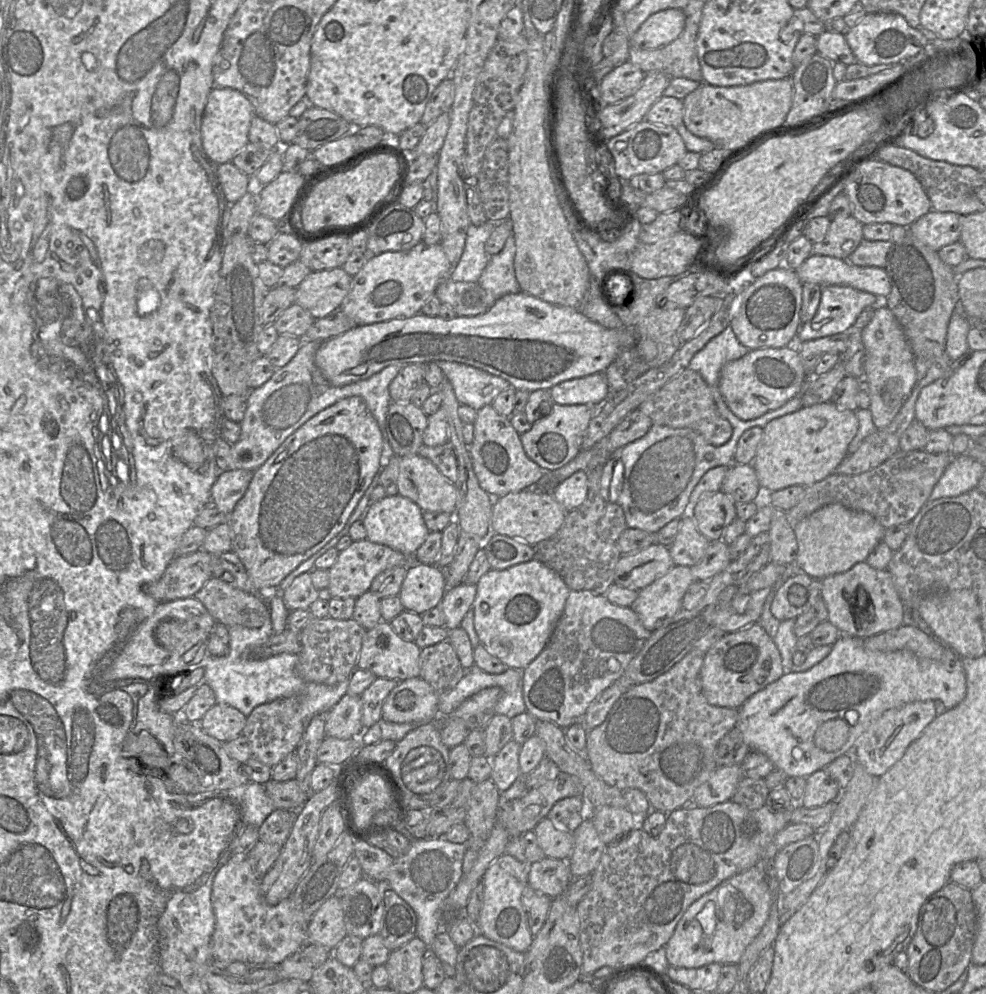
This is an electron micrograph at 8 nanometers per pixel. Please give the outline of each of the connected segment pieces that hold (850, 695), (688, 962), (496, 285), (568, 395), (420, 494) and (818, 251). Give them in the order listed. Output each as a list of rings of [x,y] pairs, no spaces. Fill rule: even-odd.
[[[841,635],[832,645],[831,652],[819,663],[804,672],[785,673],[776,681],[750,696],[739,708],[736,727],[751,751],[766,755],[775,769],[782,770],[788,777],[807,778],[814,772],[824,769],[836,758],[847,754],[860,736],[887,710],[915,701],[941,701],[946,709],[958,705],[966,696],[966,677],[963,666],[944,666],[942,663],[918,657],[908,650],[884,652],[868,649],[864,638]],[[849,711],[857,714],[855,724],[849,724],[849,736],[845,744],[835,752],[818,748],[814,735],[818,727],[831,719],[845,719]]]
[[[759,861],[723,881],[689,906],[665,945],[670,966],[699,968],[710,963],[738,964],[769,916],[772,891],[767,879],[768,864]]]
[[[512,229],[512,234],[510,234],[510,236],[507,238],[503,249],[499,253],[491,256],[480,279],[478,280],[478,283],[481,285],[481,287],[488,294],[490,294],[495,300],[499,299],[500,297],[506,294],[519,293],[522,291],[515,276],[515,270],[514,270],[515,253],[516,253],[516,244]]]
[[[604,372],[559,383],[549,390],[553,402],[559,405],[601,406],[610,396]]]
[[[418,454],[399,459],[399,473],[396,481],[398,495],[417,504],[423,512],[442,512],[454,515],[458,502],[456,485],[451,483],[428,459]]]
[[[852,215],[830,218],[830,226],[821,242],[812,245],[812,254],[847,260],[863,239],[863,224]]]

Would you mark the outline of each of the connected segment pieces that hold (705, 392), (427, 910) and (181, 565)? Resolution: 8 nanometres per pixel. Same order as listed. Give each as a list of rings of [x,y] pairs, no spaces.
[[[685,368],[657,392],[650,395],[638,409],[646,414],[654,425],[671,428],[691,428],[700,433],[708,443],[714,446],[721,446],[726,443],[732,435],[730,423],[717,411],[713,399],[713,390],[699,373],[689,368]]]
[[[444,836],[412,840],[409,851],[394,859],[386,878],[386,886],[395,891],[415,911],[416,935],[431,947],[437,934],[443,930],[443,903],[463,875],[462,865],[466,843],[453,843]]]
[[[203,549],[190,555],[176,556],[168,565],[162,577],[158,581],[147,585],[147,593],[158,602],[194,597],[212,577],[211,558],[212,554]]]

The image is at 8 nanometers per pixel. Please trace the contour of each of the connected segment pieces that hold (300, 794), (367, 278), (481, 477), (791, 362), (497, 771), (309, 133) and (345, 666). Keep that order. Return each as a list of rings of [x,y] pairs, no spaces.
[[[270,779],[264,785],[266,794],[276,809],[299,811],[308,800],[308,793],[302,790],[296,779],[284,782]]]
[[[420,241],[407,251],[387,251],[369,255],[365,265],[353,276],[350,290],[340,309],[356,323],[356,326],[414,316],[421,312],[428,299],[435,294],[439,283],[448,277],[451,269],[452,264],[440,243],[429,245]]]
[[[492,404],[485,405],[477,411],[477,418],[473,426],[474,439],[469,446],[473,469],[481,488],[492,498],[533,489],[538,481],[547,472],[550,472],[527,456],[521,443],[521,435],[511,424],[510,417],[499,414]]]
[[[793,344],[781,348],[751,350],[745,356],[725,363],[720,370],[718,390],[736,417],[751,420],[781,407],[798,393],[803,394],[810,378]]]
[[[511,739],[491,759],[491,780],[500,792],[510,788],[513,782],[521,775],[519,754],[521,744]]]
[[[310,106],[299,117],[298,133],[293,143],[313,151],[352,132],[352,125],[338,114]]]
[[[311,617],[301,630],[302,649],[298,654],[296,673],[308,682],[336,685],[349,679],[357,668],[365,630],[353,618],[336,620]]]

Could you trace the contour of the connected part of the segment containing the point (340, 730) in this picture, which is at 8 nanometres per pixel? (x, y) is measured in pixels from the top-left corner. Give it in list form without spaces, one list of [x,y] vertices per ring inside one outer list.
[[[344,695],[326,714],[326,737],[359,738],[364,730],[360,696]]]

